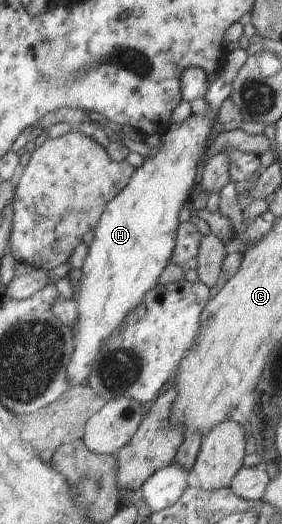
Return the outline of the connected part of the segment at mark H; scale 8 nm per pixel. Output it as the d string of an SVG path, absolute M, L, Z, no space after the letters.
M240 46L227 54L223 75L210 84L205 96L209 104L209 114L198 116L193 113L185 123L171 122L169 129L160 136L161 145L157 149L157 153L144 159L143 164L132 175L131 181L127 183L127 187L124 187L123 191L119 191L105 206L105 211L94 229L95 239L88 247L88 254L83 263L83 276L79 280L79 291L77 291L75 299L72 299L77 305L79 317L77 317L77 323L72 329L73 337L75 337L75 349L69 360L69 365L67 365L67 377L69 377L70 385L86 383L101 347L111 339L111 335L115 331L119 331L119 327L125 326L127 317L131 317L135 307L139 307L139 303L143 305L145 295L159 284L159 277L167 267L171 253L175 249L176 235L180 224L179 211L190 205L189 193L195 184L197 164L208 149L213 131L218 128L215 126L215 119L219 108L230 97L231 83L235 81L239 69L245 65L247 58L246 51Z

